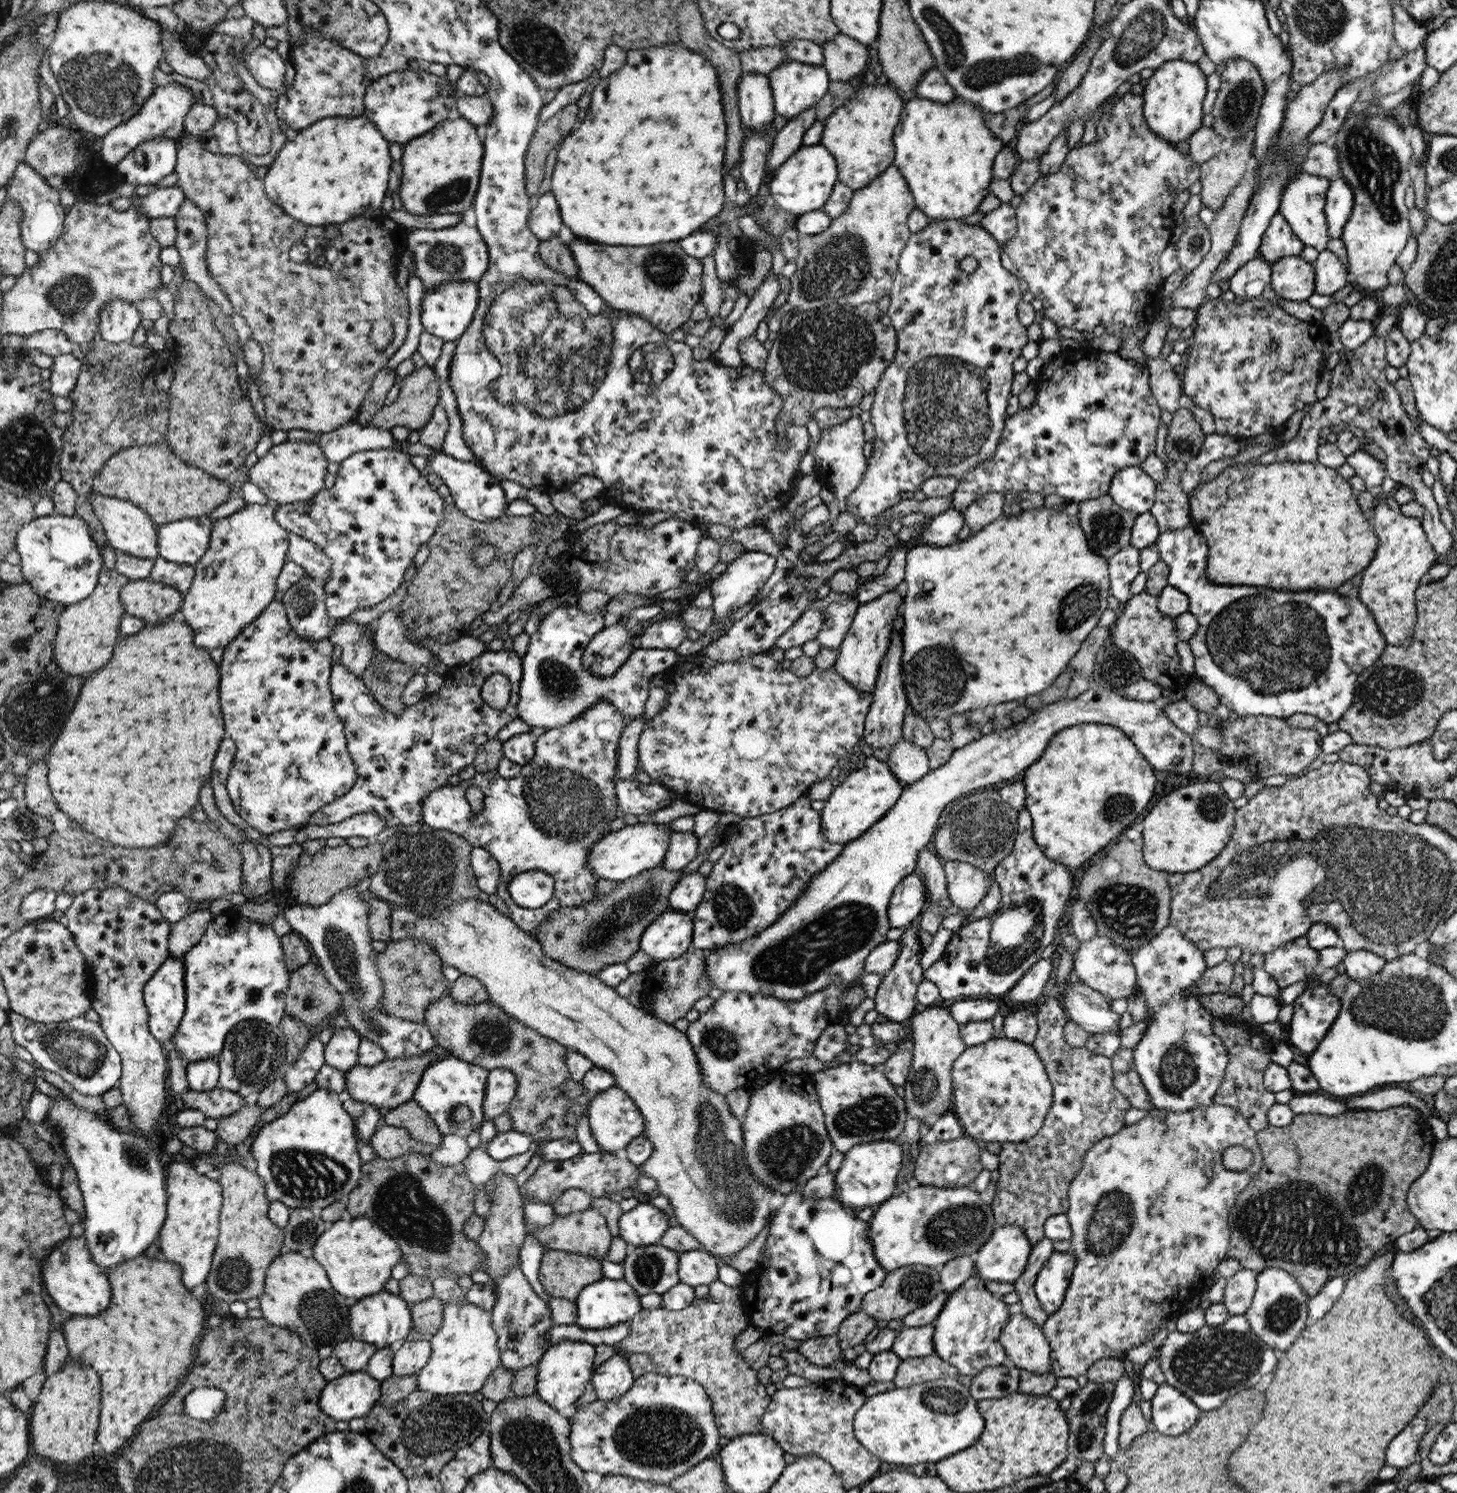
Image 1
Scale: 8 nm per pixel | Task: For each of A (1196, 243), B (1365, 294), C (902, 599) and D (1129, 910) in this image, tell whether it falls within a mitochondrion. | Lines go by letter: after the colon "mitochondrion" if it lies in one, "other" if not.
A: mitochondrion
B: other
C: other
D: mitochondrion

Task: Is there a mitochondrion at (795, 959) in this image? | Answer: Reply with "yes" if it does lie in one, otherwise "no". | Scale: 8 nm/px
yes

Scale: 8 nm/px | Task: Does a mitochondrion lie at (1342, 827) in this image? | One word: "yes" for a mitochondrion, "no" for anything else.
yes

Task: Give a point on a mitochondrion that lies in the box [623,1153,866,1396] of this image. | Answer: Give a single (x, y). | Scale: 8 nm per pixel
(647, 1269)

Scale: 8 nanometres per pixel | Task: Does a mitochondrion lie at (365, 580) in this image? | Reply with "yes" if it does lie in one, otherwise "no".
no

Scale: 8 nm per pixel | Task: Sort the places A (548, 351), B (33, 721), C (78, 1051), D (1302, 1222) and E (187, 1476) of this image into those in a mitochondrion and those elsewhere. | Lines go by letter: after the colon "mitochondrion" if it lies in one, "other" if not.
A: mitochondrion
B: mitochondrion
C: mitochondrion
D: mitochondrion
E: mitochondrion

